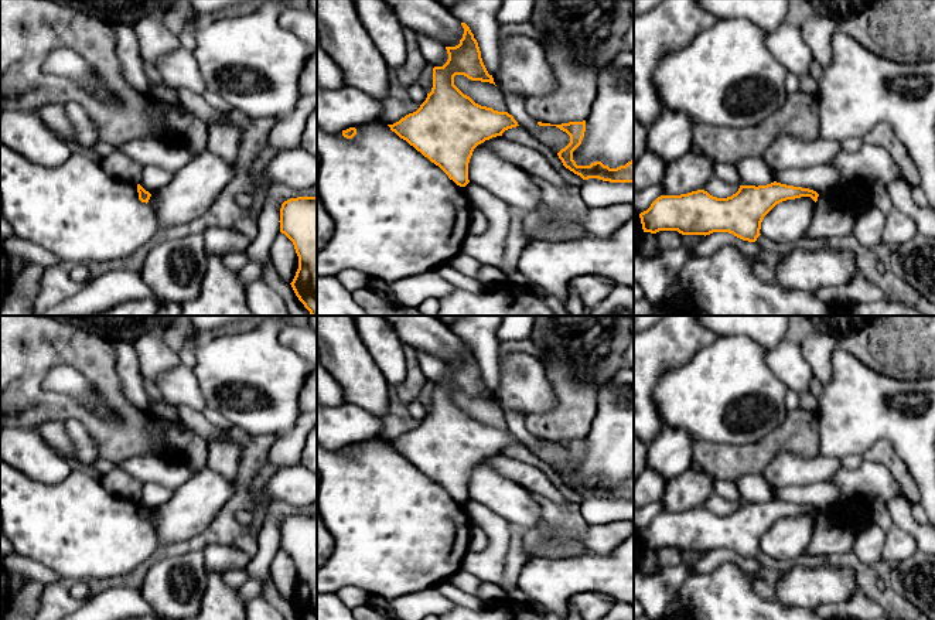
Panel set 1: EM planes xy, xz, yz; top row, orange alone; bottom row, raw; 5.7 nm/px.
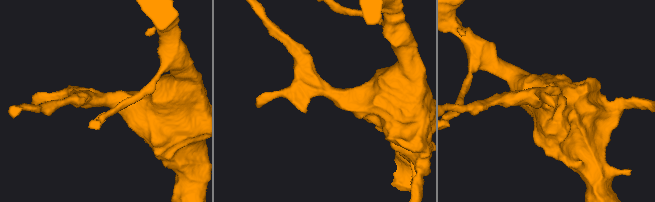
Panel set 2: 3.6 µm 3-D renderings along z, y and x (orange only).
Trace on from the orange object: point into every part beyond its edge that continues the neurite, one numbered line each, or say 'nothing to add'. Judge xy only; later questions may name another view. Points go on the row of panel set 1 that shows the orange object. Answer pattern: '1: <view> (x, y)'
nothing to add

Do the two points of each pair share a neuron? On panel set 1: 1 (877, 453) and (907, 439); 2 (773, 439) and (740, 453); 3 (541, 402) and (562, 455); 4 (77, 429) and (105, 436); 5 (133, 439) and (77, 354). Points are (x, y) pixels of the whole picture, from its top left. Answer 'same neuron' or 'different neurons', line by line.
1: different neurons
2: same neuron
3: different neurons
4: different neurons
5: same neuron

